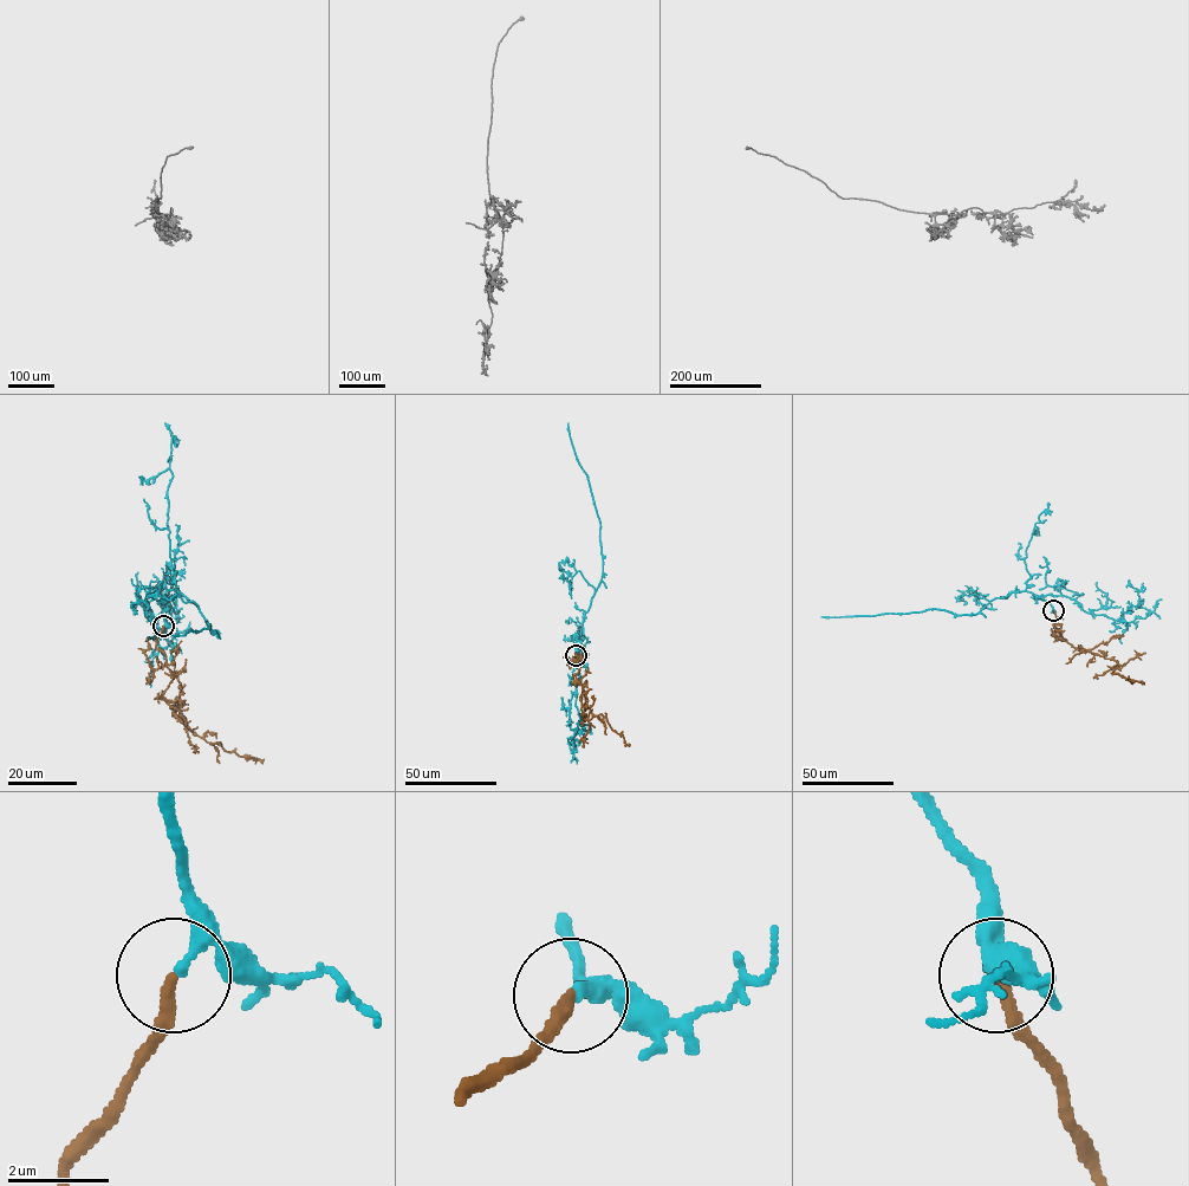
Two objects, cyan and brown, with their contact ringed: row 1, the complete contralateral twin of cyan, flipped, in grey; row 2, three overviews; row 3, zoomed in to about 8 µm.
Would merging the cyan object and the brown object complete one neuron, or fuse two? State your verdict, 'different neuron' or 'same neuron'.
same neuron

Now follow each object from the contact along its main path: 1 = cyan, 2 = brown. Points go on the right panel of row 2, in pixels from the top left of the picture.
1: (1053, 610), (1048, 602), (1035, 595), (1018, 591), (995, 598), (974, 614), (928, 609), (905, 614), (822, 616)
2: (1053, 610), (1056, 636), (1080, 650), (1115, 660), (1119, 665), (1112, 673), (1142, 681)

